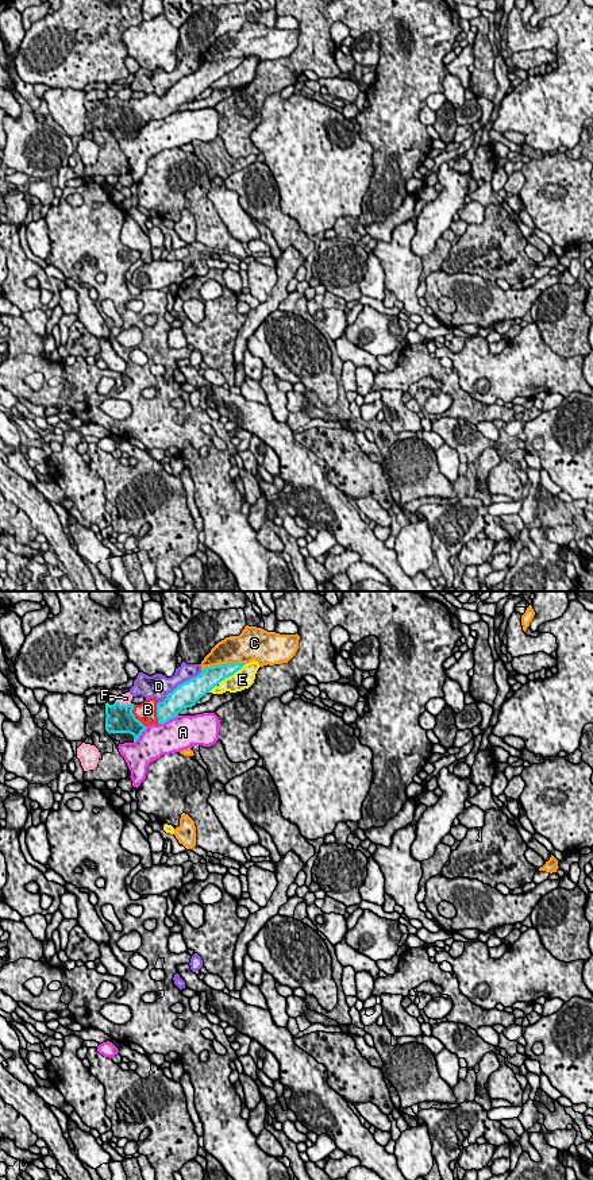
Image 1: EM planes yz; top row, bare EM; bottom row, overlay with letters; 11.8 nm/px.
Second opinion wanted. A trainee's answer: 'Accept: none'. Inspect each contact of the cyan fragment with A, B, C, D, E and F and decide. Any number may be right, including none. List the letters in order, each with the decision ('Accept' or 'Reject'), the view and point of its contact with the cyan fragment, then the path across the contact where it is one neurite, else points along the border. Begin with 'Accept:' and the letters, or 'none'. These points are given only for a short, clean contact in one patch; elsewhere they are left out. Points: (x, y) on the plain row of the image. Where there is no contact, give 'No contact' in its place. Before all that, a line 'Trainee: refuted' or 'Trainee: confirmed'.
Trainee: refuted
Accept: B
A: Reject. Touches cyan at yz (168, 115)
B: Accept. Touches cyan at yz (134, 112)
C: Reject. Touches cyan at yz (223, 60)
D: Reject. Touches cyan at yz (181, 78)
E: Reject. Touches cyan at yz (226, 72)
F: Reject. Touches cyan at yz (123, 100)

